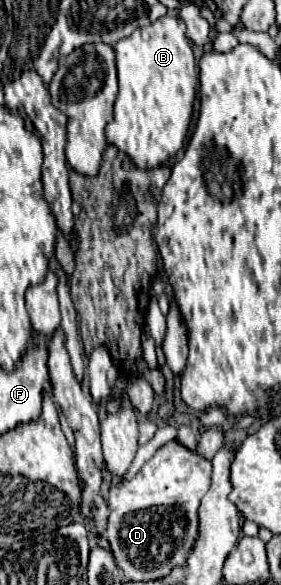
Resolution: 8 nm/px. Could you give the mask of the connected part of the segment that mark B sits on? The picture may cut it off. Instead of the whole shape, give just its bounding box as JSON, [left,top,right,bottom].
[105,16,199,170]

